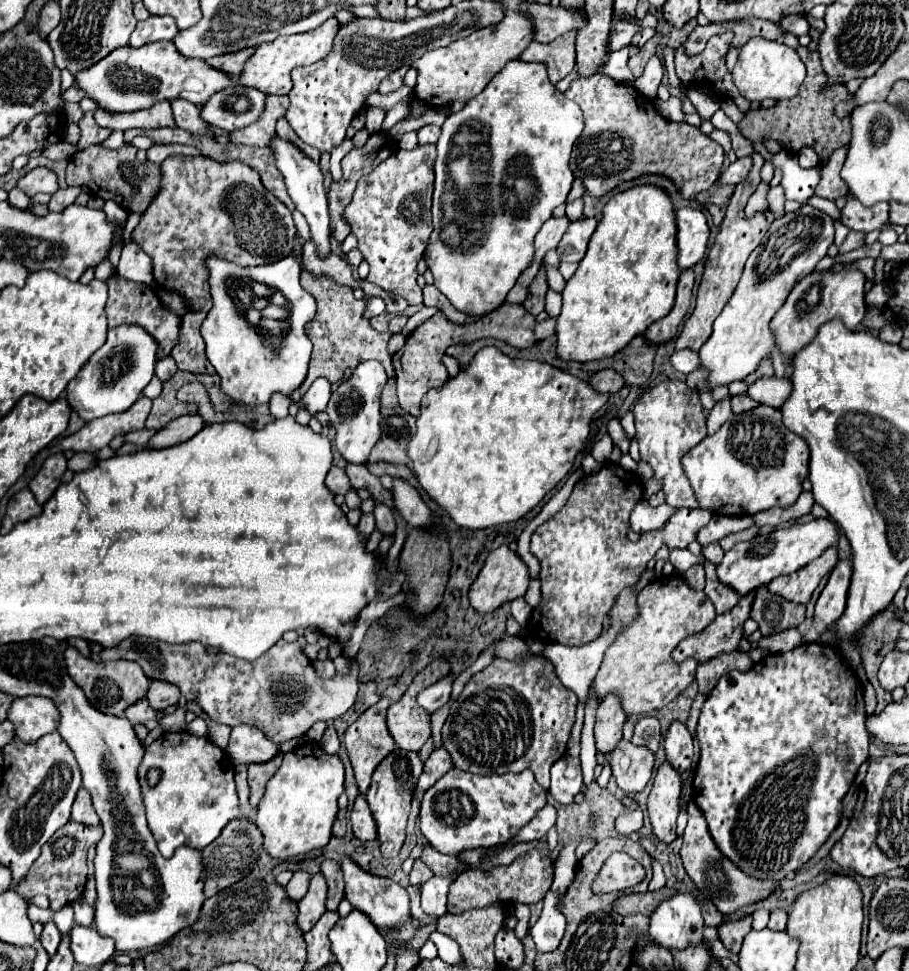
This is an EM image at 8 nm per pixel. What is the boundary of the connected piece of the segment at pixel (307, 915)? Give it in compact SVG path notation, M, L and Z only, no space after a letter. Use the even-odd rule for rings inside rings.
M322 872L314 874L310 880L310 888L306 892L306 896L298 902L298 924L304 932L308 932L318 920L320 916L326 912L326 878Z

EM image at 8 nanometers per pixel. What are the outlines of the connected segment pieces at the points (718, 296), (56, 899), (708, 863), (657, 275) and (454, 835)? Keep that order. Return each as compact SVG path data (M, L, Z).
M752 154L752 160L754 160L754 166L752 166L748 178L736 186L736 192L734 192L734 196L732 196L732 200L728 204L728 210L726 210L726 218L724 218L724 222L720 226L720 232L716 234L716 240L714 240L710 252L708 252L706 270L704 270L704 276L702 276L700 288L698 288L696 308L688 316L680 336L676 338L676 350L682 350L682 348L700 350L700 346L704 346L704 342L712 334L714 318L722 312L722 308L726 306L728 298L732 296L732 292L734 292L734 288L736 288L736 284L740 280L740 274L744 270L744 262L748 260L750 252L762 242L762 238L764 238L764 234L768 230L768 222L766 222L766 216L762 212L754 214L752 218L746 218L746 214L744 214L744 206L746 206L748 198L754 194L754 190L762 182L760 180L760 170L762 170L764 158L760 158L758 154L756 156Z
M70 820L66 826L62 826L54 834L54 838L48 844L42 846L42 854L32 864L32 870L28 870L28 874L12 890L16 894L20 894L22 898L26 898L26 900L30 900L36 894L44 894L50 900L52 910L58 910L64 904L74 902L84 892L86 872L88 872L88 868L86 868L88 848L94 846L100 838L102 838L102 826L92 828L92 826L78 824L78 822Z
M690 800L688 802L688 826L684 830L684 844L680 850L684 868L688 872L688 876L692 878L692 882L696 884L696 888L722 912L722 914L730 914L746 904L752 904L760 898L766 898L774 888L776 882L764 882L764 880L756 880L746 876L744 872L740 872L740 868L736 864L732 864L728 858L724 858L724 854L720 854L718 846L712 842L712 836L708 834L708 824L704 822L704 812L700 812L700 808L696 808L696 802Z
M644 184L614 194L602 210L602 220L590 238L584 260L578 264L576 274L566 282L562 292L562 312L556 320L556 350L560 358L586 362L612 356L636 334L642 334L652 322L666 316L674 306L676 282L680 276L676 254L676 212L670 194L664 188Z
M452 768L422 798L420 830L426 840L444 854L460 854L472 848L492 848L514 838L544 806L548 792L536 782L532 770L520 774L474 776Z

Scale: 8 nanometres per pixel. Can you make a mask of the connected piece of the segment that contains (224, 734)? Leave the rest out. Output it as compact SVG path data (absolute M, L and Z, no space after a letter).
M210 718L204 720L204 722L208 724L208 736L210 736L210 740L226 752L228 738L230 738L230 730L232 730L232 728L230 728L230 726L224 726L224 724L216 724L216 722L212 722Z

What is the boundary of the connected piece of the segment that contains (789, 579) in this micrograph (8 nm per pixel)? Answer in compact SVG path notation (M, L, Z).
M832 546L820 558L816 558L816 562L804 566L804 570L798 570L792 576L784 574L784 578L774 578L768 584L768 590L784 596L786 600L806 604L812 592L816 590L816 586L820 584L820 580L836 566L836 562L838 562L838 554L836 554L836 546Z

